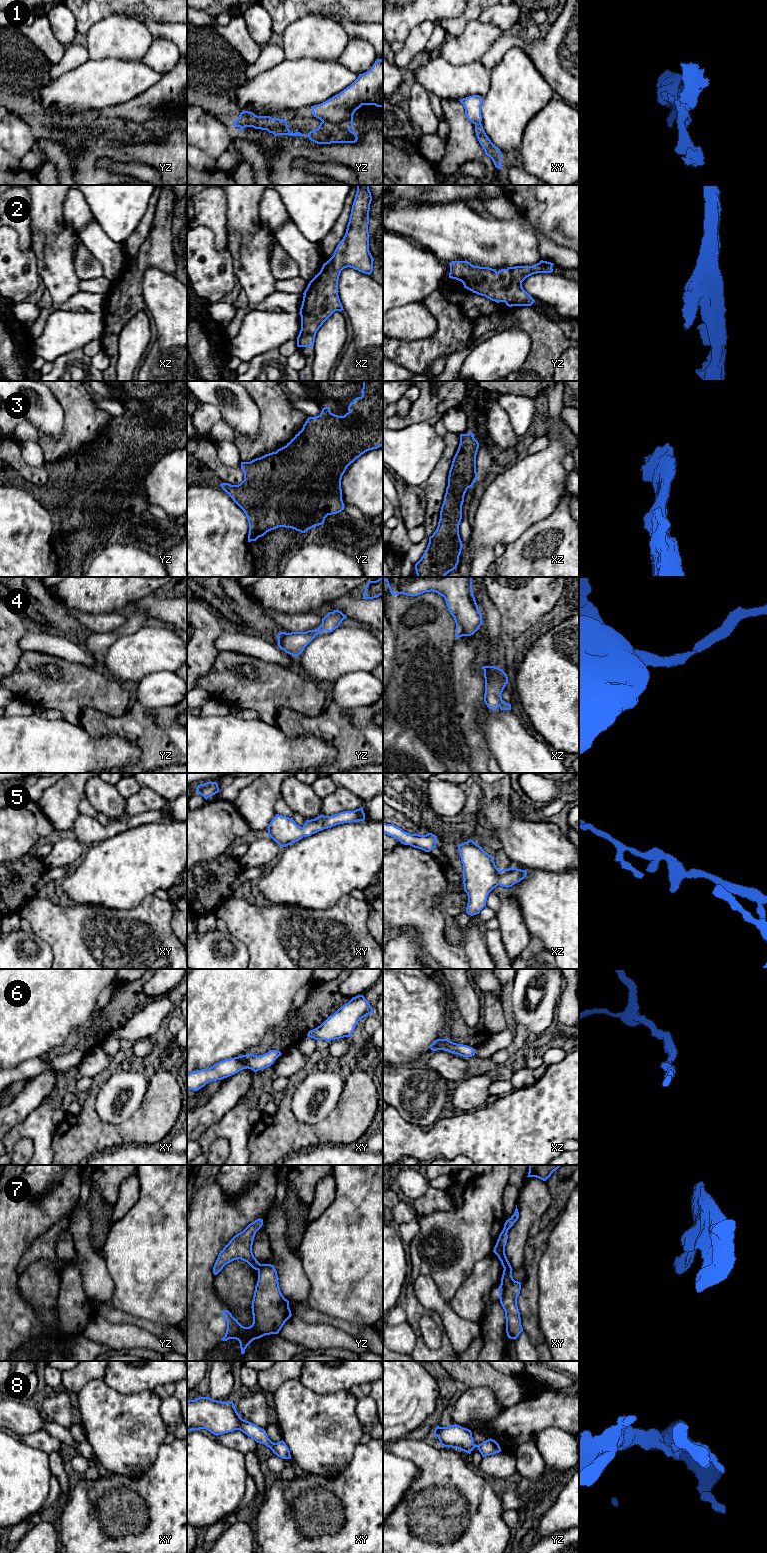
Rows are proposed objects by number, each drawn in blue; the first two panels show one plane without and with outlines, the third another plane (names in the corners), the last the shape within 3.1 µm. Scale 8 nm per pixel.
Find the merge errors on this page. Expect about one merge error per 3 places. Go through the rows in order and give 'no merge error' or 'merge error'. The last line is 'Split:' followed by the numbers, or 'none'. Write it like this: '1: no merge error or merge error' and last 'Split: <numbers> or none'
1: merge error
2: no merge error
3: no merge error
4: no merge error
5: no merge error
6: no merge error
7: merge error
8: no merge error
Split: 1, 7

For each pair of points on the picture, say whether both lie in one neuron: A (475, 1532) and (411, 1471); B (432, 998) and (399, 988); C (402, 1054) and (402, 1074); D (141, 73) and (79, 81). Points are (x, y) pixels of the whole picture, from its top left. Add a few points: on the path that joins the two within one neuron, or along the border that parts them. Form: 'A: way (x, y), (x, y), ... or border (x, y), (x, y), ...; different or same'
A: border (402, 1457), (410, 1460), (419, 1470), (403, 1496); different
B: way (424, 998), (409, 998), (407, 996); same
C: border (393, 1065), (405, 1066); different
D: way (126, 79), (121, 81), (94, 81); same

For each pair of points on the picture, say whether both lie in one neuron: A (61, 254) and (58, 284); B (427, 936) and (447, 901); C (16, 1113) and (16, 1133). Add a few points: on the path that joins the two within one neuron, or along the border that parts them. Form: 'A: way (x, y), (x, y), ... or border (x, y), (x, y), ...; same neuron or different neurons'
A: way (58, 261), (58, 277); same neuron
B: border (448, 891), (438, 900), (438, 907), (443, 913); different neurons
C: border (34, 1110), (10, 1130); different neurons

